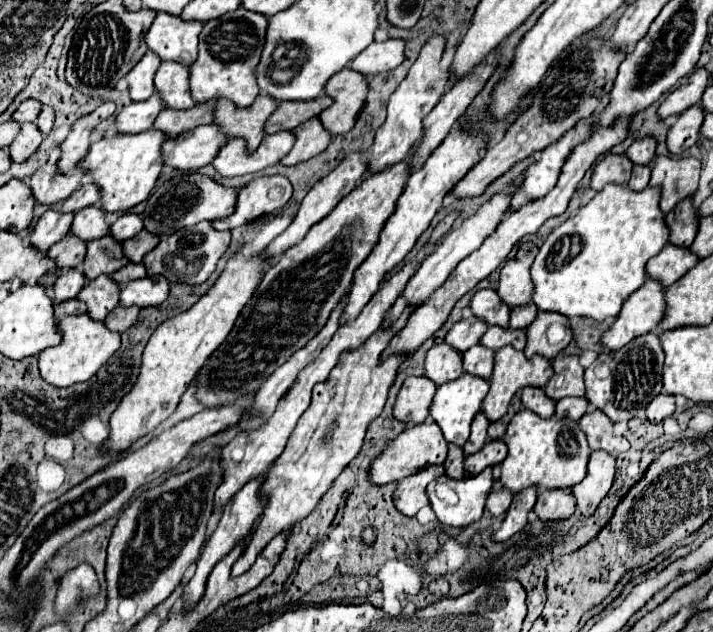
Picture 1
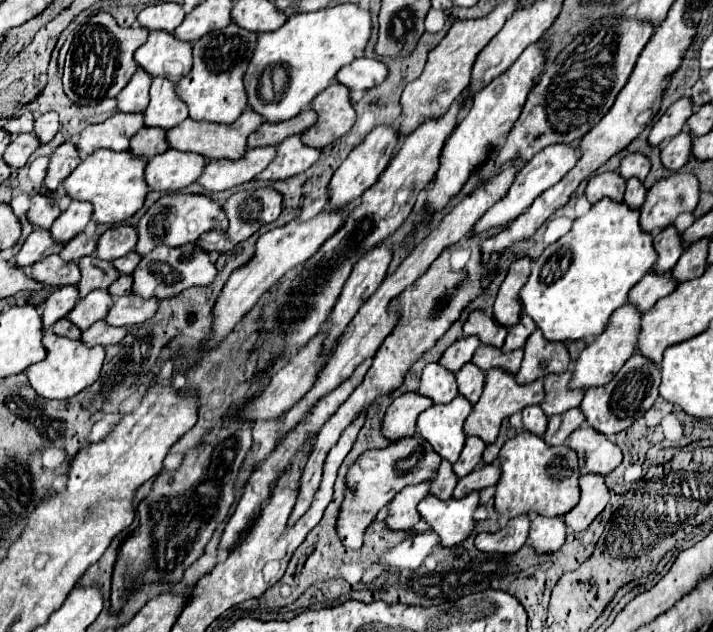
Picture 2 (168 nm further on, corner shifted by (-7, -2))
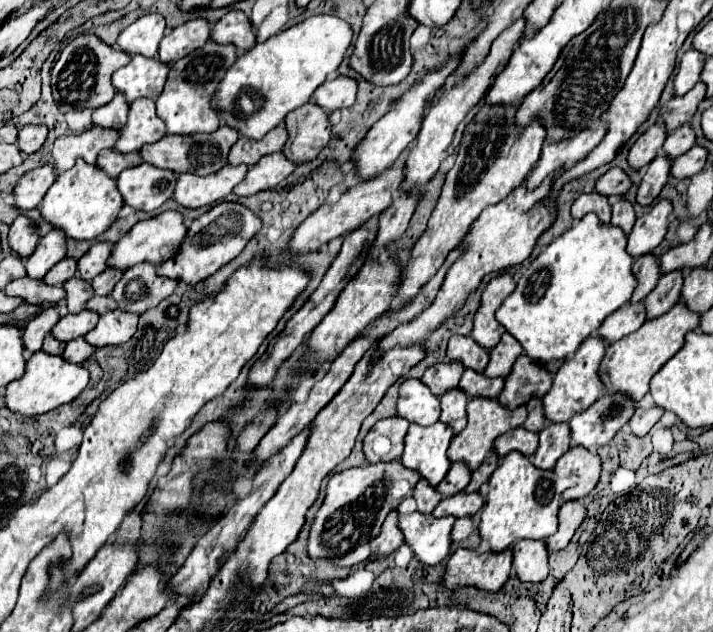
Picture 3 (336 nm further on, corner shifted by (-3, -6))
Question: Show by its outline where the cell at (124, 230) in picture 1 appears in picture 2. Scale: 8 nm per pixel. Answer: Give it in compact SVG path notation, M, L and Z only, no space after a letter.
M128 225L110 227L96 243L96 257L104 261L114 261L130 253L136 245L136 229Z

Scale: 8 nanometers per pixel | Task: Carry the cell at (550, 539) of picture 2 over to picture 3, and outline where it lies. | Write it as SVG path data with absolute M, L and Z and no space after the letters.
M518 541L514 547L514 571L522 581L538 583L548 575L546 541Z

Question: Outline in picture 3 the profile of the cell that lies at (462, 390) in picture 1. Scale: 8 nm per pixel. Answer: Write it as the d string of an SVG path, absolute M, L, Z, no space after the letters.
M442 421L428 427L410 425L400 461L410 469L420 471L420 475L436 487L450 469L448 445L452 437L452 425L444 425Z

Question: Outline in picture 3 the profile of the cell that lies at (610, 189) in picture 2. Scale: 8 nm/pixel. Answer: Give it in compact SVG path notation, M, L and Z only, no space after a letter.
M582 193L574 205L572 205L572 217L574 219L582 219L586 213L594 211L602 223L608 223L610 221L610 215L612 215L612 207L608 203L608 197L604 197L602 193Z

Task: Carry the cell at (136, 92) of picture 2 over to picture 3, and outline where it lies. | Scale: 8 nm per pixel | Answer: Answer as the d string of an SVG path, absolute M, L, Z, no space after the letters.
M116 93L110 103L102 105L94 111L92 121L94 121L94 125L100 125L100 127L122 129L124 121L128 121L128 109L130 109L130 103L124 101L124 97L120 97L120 93Z

